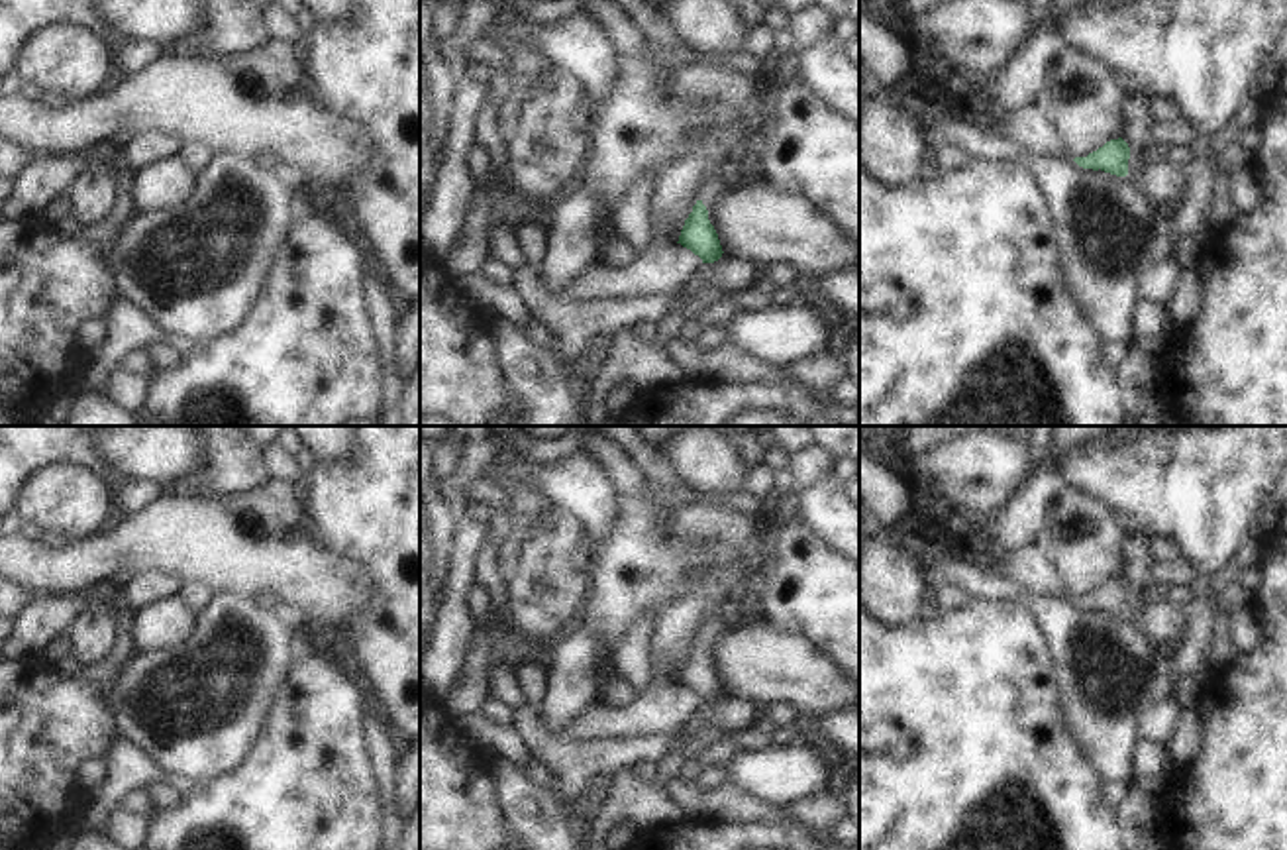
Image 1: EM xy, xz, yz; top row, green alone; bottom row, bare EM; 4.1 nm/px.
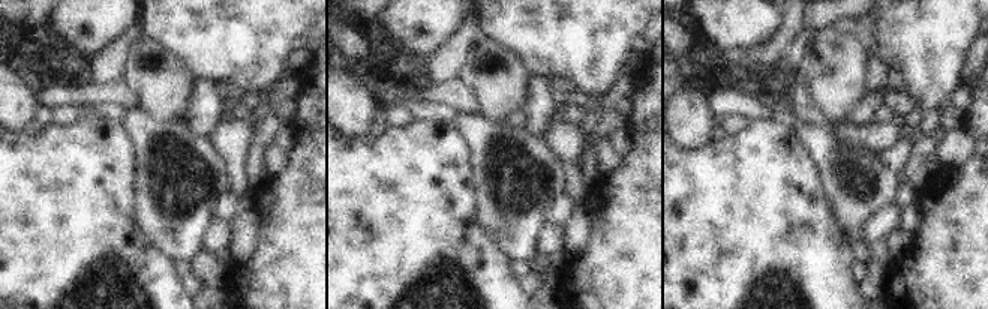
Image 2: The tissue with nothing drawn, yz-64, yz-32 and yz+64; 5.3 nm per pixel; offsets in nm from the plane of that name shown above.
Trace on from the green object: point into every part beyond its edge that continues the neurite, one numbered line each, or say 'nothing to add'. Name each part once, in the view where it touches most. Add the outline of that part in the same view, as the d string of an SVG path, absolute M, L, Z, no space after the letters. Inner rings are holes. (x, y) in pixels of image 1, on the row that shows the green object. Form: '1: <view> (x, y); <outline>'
1: yz (1029, 128); M1028 104L1018 110L1008 110L995 130L1028 153L1071 161L1077 169L1083 169L1073 161L1075 157L1067 149L1057 128L1046 118L1046 114L1036 104ZM1083 169L1083 171L1093 171L1093 169Z

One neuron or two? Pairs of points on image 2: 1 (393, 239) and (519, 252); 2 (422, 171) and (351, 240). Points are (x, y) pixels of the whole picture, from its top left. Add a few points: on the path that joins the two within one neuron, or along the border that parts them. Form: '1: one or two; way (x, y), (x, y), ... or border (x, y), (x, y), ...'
1: two; border (482, 224), (514, 261)
2: one; way (404, 189), (368, 224)

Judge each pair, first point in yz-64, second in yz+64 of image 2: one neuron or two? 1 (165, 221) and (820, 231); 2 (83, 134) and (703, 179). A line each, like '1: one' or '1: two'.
1: two
2: one

